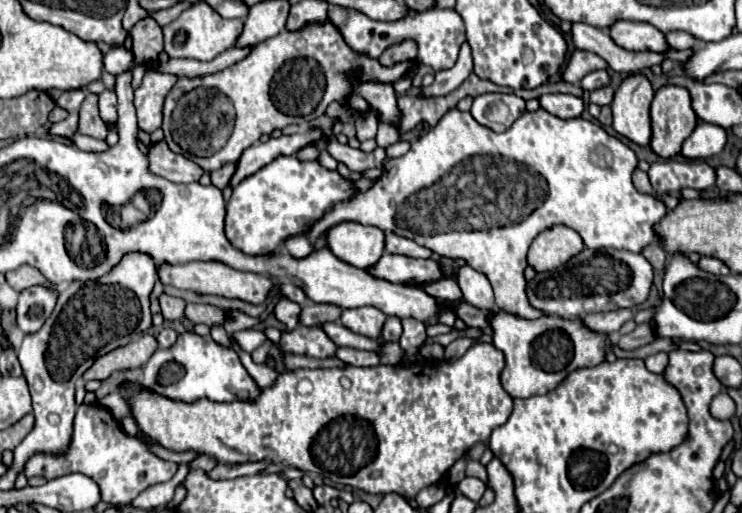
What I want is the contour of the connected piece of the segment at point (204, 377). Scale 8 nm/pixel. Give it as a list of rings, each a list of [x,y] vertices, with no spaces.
[[[182,333],[178,335],[178,341],[168,347],[168,349],[158,349],[150,361],[144,367],[144,387],[170,397],[170,399],[178,399],[178,401],[186,401],[192,403],[196,399],[210,399],[210,401],[254,401],[260,395],[260,385],[248,375],[248,371],[244,369],[242,361],[238,359],[238,353],[232,347],[222,347],[218,345],[210,335],[196,335],[196,333]]]

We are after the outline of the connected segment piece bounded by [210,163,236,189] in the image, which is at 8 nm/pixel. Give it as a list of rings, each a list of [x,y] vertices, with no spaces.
[[[228,163],[228,165],[222,165],[220,169],[212,171],[212,173],[210,173],[210,177],[212,177],[212,185],[224,189],[224,187],[228,185],[228,181],[230,181],[234,169],[236,169],[236,165],[234,165],[234,163]]]

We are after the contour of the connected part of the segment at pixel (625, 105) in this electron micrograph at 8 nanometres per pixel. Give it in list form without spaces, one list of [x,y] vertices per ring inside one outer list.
[[[644,73],[628,75],[614,93],[612,127],[638,145],[650,143],[650,103],[654,89]]]

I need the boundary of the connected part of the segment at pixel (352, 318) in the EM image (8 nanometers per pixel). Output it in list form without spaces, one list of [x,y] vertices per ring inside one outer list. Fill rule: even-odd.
[[[360,307],[360,309],[344,309],[342,311],[342,323],[358,333],[358,335],[366,335],[372,339],[380,337],[380,329],[386,321],[386,315],[380,313],[380,309],[372,309],[372,307]]]

